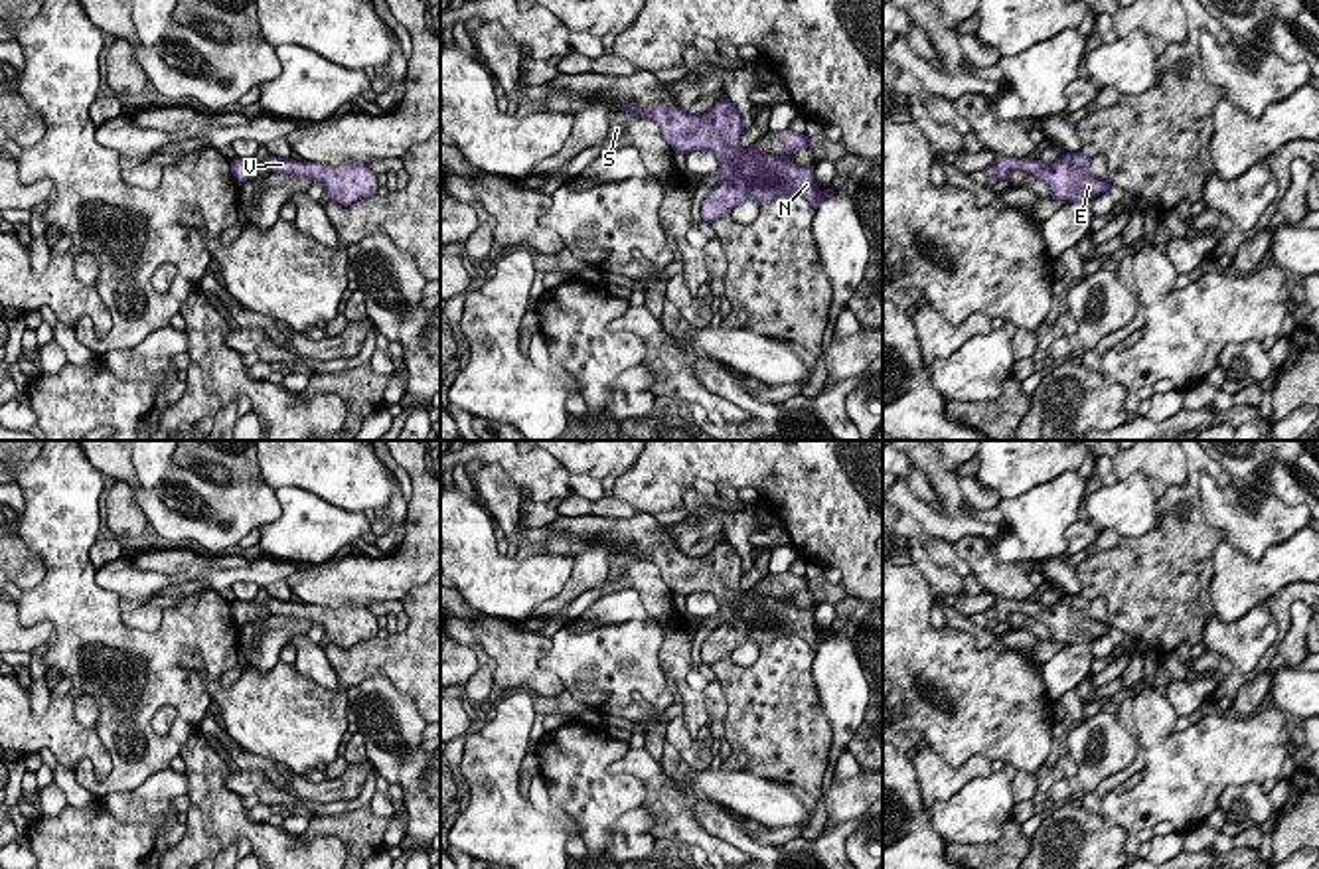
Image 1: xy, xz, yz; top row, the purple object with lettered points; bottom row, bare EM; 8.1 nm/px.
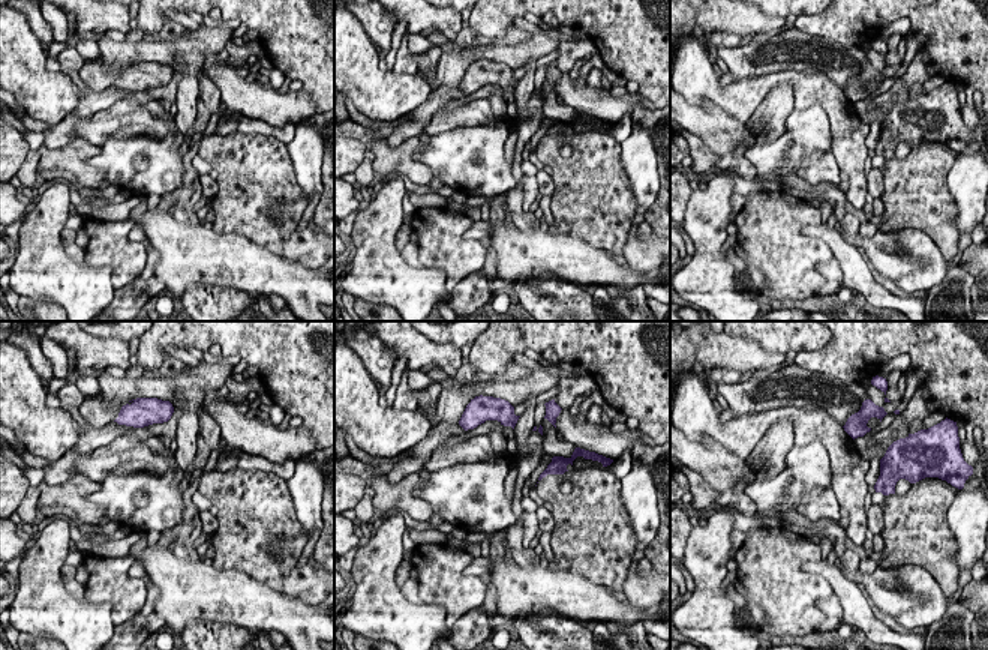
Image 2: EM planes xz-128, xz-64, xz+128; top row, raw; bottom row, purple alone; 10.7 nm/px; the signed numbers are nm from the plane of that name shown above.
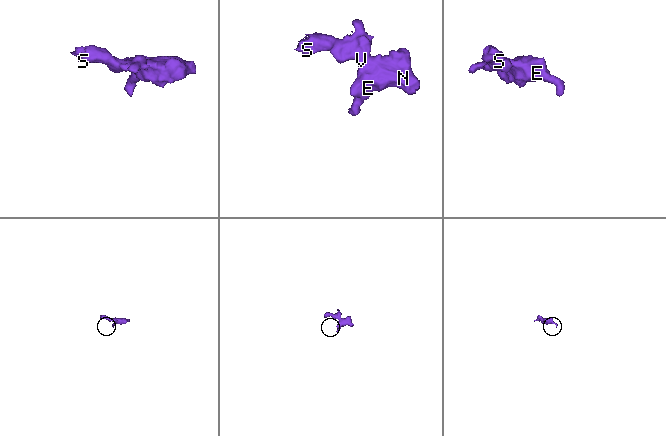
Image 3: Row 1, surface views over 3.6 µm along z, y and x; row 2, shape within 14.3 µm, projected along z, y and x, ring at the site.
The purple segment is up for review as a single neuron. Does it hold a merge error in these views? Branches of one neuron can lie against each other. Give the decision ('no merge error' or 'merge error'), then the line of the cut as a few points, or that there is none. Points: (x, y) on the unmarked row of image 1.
no merge error; cut none

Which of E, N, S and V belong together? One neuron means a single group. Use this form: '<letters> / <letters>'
E N S V

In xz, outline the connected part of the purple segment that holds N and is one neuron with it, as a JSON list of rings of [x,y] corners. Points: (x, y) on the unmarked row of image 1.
[[[723,537],[707,555],[687,557],[683,551],[656,547],[640,551],[634,543],[620,553],[654,563],[673,594],[713,592],[719,602],[719,626],[701,646],[703,664],[715,664],[746,642],[772,644],[784,636],[796,636],[814,652],[833,638],[833,630],[819,632],[815,610],[800,610],[788,598],[810,589],[810,579],[784,573],[780,585],[786,596],[766,596],[758,587],[740,589],[742,561],[735,545]]]

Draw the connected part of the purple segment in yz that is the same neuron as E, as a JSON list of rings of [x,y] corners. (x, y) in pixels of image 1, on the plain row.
[[[1062,594],[1054,604],[1009,600],[995,596],[995,604],[983,614],[987,620],[1005,622],[1011,612],[1031,614],[1047,624],[1050,638],[1064,644],[1088,644],[1108,636],[1110,622],[1098,622],[1088,614],[1090,600],[1080,594]]]

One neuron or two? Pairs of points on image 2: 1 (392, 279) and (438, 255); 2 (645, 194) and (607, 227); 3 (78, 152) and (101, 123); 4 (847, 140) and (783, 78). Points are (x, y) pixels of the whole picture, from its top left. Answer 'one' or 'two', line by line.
1: two
2: two
3: two
4: one

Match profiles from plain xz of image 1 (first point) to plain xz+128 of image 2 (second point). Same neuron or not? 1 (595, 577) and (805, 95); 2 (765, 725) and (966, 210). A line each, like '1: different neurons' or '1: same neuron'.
1: different neurons
2: different neurons

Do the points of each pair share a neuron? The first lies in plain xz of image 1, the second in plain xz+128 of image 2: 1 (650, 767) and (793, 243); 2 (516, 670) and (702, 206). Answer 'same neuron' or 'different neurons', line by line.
1: different neurons
2: different neurons

